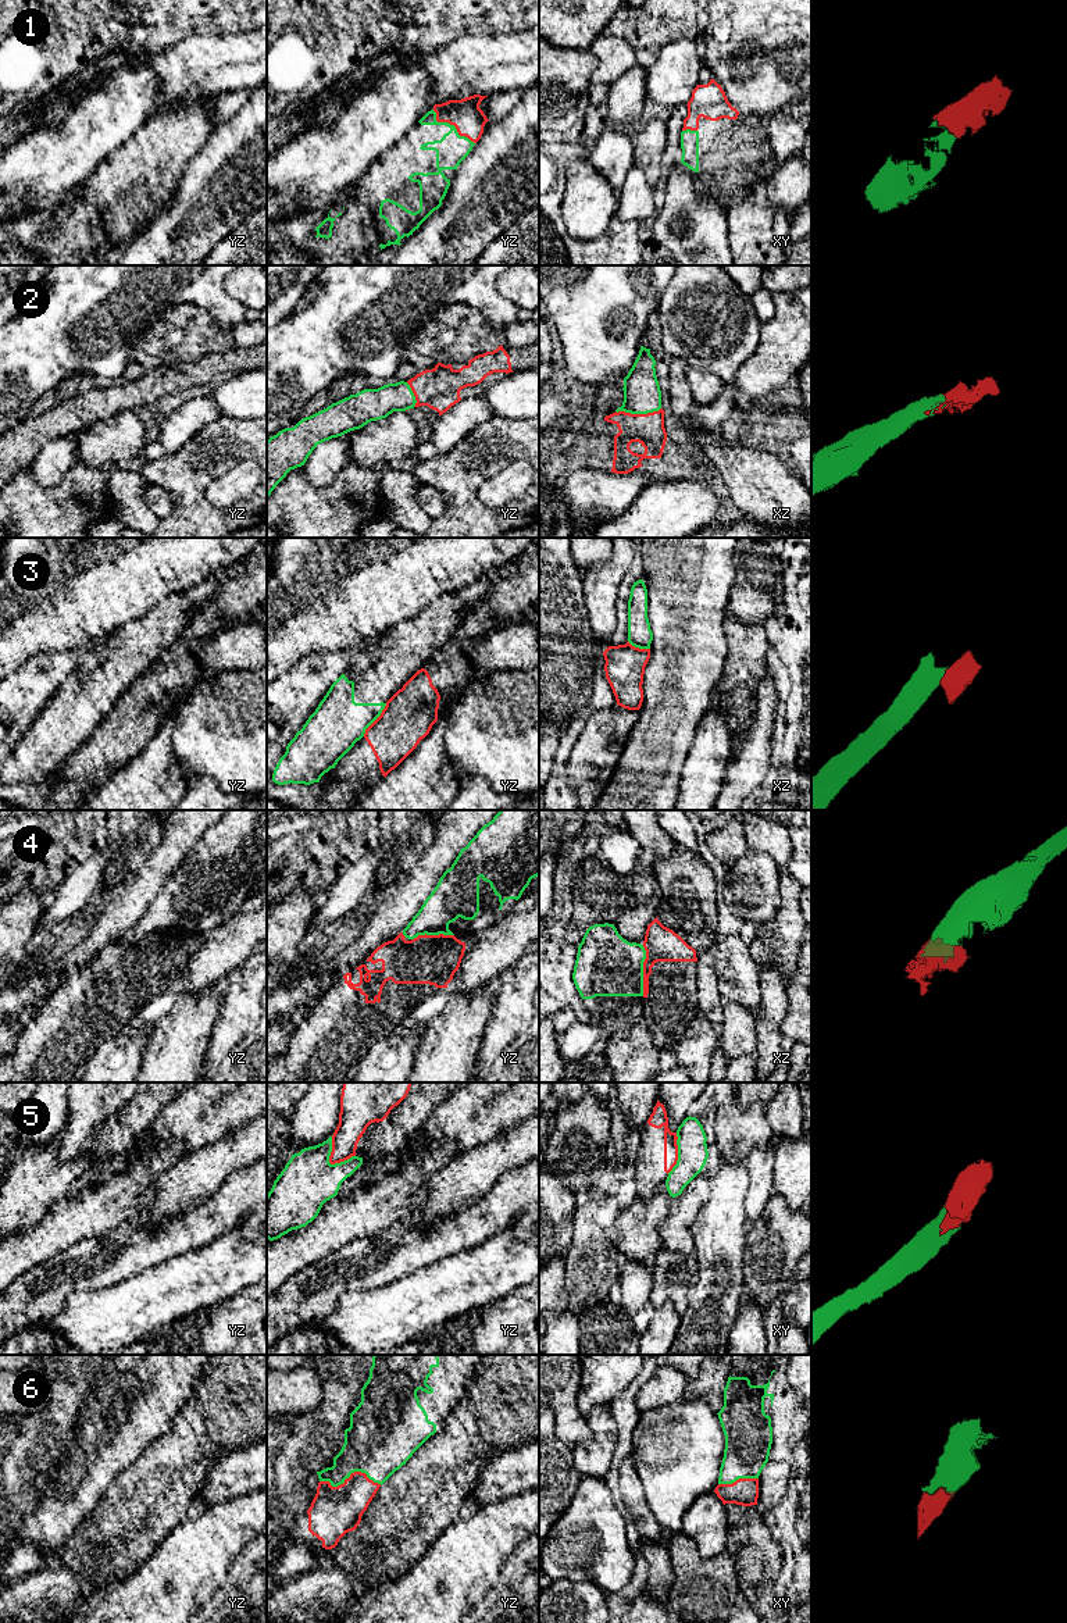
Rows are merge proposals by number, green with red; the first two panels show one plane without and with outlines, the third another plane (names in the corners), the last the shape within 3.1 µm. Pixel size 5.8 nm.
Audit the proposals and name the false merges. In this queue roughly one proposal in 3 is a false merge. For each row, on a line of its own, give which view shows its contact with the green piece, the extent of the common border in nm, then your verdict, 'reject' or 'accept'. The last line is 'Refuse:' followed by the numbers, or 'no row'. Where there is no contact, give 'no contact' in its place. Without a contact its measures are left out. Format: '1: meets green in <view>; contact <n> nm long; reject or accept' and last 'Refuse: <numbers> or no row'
1: meets green in yz; contact 320 nm long; accept
2: meets green in xz; contact 260 nm long; accept
3: meets green in yz; contact 240 nm long; reject
4: meets green in xz; contact 300 nm long; reject
5: meets green in yz; contact 180 nm long; reject
6: meets green in yz; contact 360 nm long; accept
Refuse: 3, 4, 5

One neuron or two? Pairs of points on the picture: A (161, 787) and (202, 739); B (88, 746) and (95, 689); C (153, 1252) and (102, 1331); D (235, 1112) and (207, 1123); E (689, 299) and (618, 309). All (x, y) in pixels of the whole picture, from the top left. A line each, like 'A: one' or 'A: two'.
A: two
B: two
C: two
D: one
E: two

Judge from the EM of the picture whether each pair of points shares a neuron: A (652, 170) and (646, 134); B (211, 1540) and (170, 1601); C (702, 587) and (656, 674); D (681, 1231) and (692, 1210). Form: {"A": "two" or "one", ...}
{"A": "one", "B": "one", "C": "one", "D": "one"}

